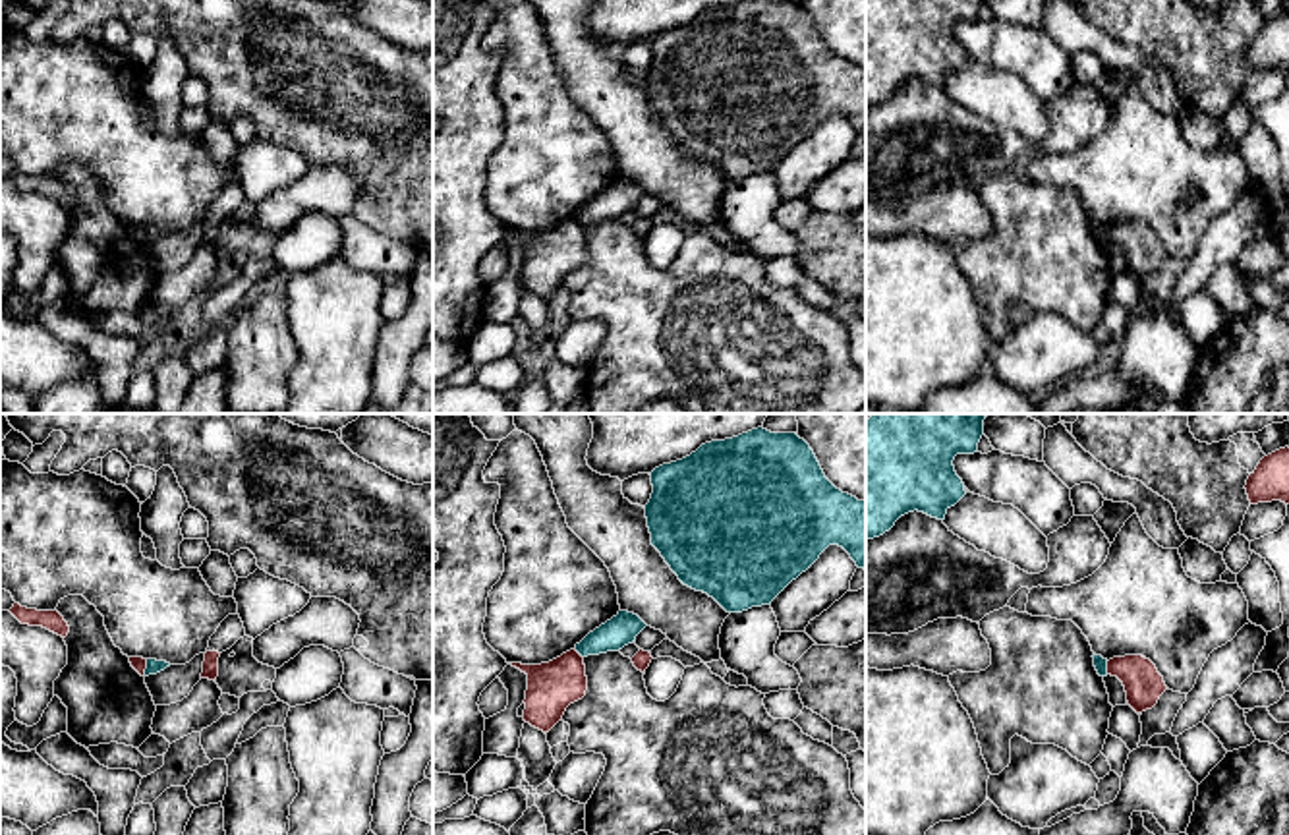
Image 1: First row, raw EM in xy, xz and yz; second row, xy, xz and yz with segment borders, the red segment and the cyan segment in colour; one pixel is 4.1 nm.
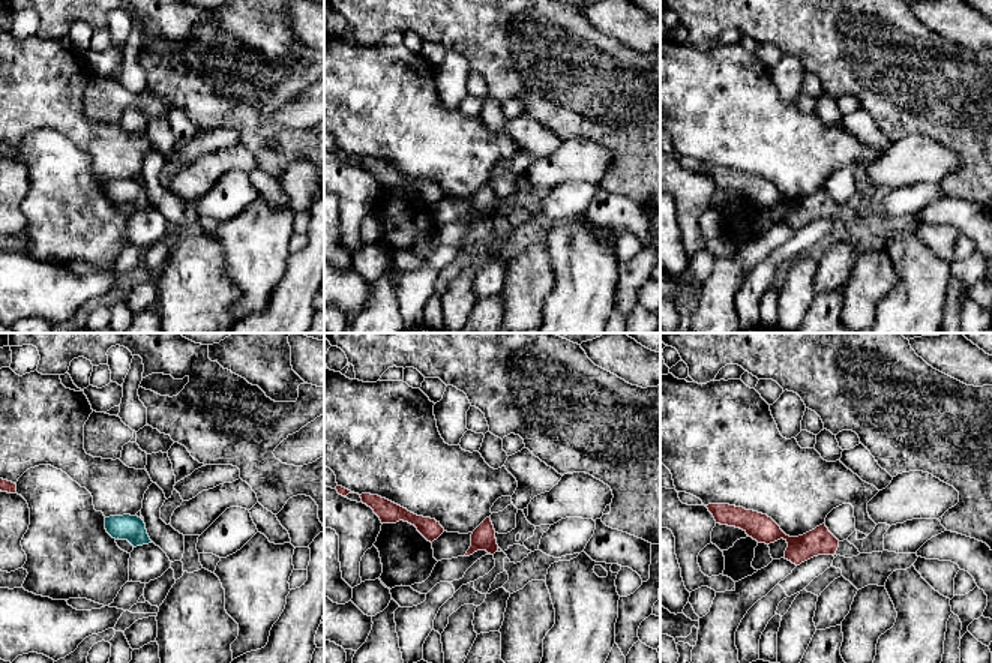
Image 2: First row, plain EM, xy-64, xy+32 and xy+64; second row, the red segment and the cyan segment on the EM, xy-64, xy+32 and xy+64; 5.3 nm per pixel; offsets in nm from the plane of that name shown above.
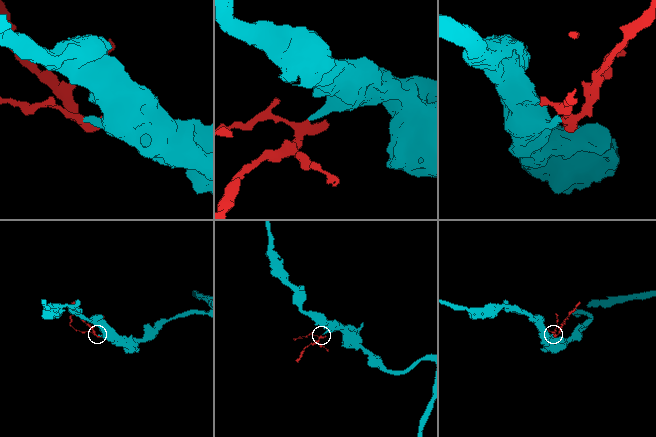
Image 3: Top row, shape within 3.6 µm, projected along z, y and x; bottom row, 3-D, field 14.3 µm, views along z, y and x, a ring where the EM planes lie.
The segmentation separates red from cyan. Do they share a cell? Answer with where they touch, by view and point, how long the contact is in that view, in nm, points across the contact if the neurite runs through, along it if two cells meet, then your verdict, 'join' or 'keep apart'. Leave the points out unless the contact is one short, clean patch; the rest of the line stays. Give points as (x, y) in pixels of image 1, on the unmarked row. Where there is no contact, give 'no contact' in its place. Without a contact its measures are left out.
meets red in xy at (145, 234); contact 70 nm long; border along xy (147, 227), (143, 242); keep apart

